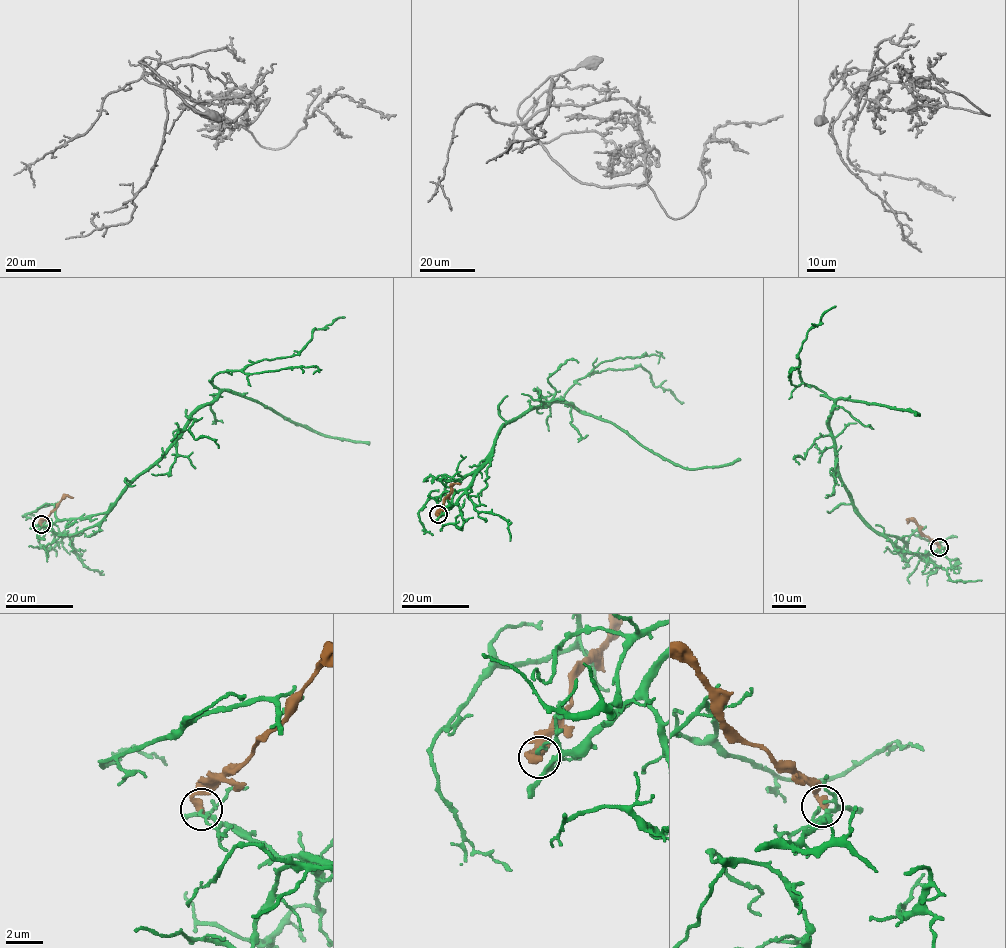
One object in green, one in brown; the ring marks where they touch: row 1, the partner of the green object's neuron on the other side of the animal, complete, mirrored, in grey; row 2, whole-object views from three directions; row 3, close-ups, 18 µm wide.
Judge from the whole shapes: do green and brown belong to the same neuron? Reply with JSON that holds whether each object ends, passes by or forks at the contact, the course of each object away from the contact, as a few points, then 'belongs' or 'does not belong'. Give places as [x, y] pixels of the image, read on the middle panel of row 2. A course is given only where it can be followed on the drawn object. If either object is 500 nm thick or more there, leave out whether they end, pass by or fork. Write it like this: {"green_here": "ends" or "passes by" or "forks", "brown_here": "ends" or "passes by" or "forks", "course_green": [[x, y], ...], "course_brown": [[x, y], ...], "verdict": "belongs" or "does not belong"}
{"green_here": "ends", "brown_here": "ends", "course_green": [[438, 514], [470, 484], [499, 431], [529, 408], [573, 407], [563, 399], [578, 379], [639, 366], [683, 403]], "course_brown": [[438, 514], [452, 486], [460, 484]], "verdict": "does not belong"}

